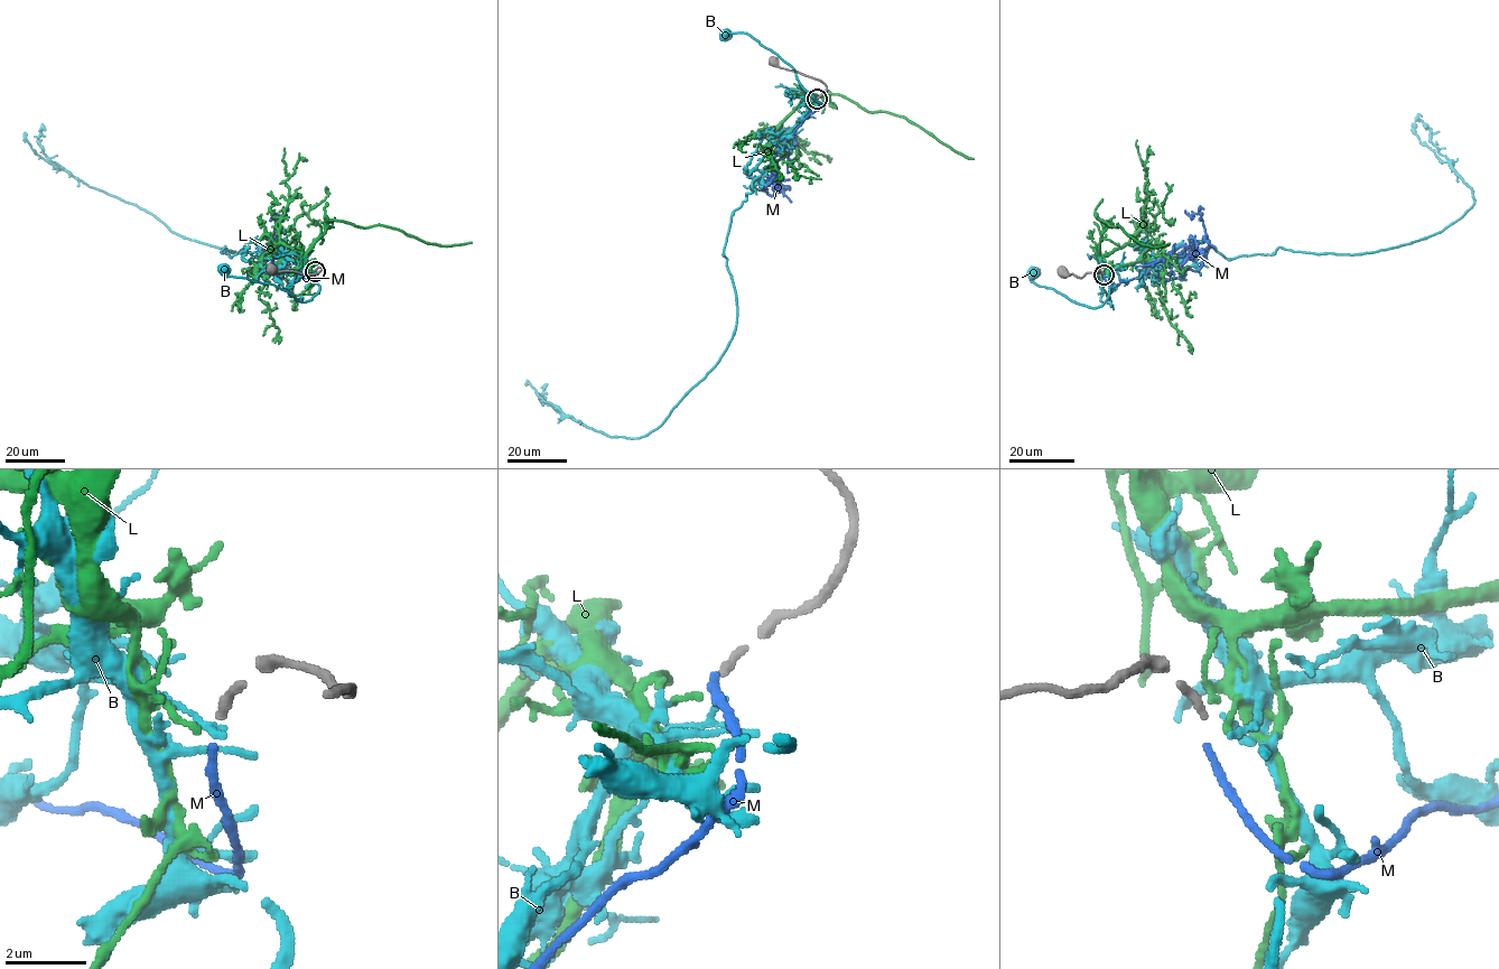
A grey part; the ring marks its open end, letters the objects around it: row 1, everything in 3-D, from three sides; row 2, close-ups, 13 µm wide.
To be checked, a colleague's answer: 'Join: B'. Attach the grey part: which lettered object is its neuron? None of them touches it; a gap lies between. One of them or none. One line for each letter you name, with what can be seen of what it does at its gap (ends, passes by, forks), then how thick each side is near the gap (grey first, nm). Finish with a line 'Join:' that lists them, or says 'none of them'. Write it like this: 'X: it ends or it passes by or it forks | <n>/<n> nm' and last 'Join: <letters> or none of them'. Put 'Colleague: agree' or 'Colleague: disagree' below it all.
M: it ends | 200/190 nm
Join: M
Colleague: disagree

